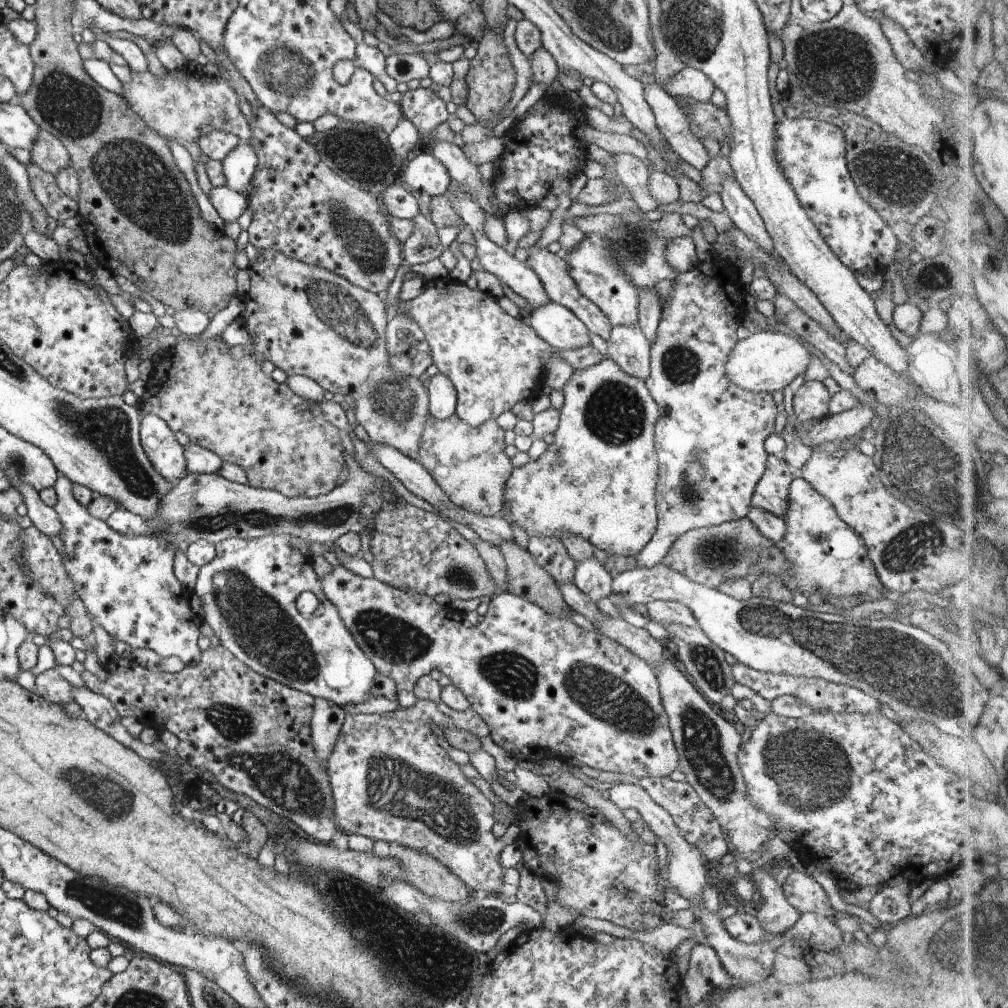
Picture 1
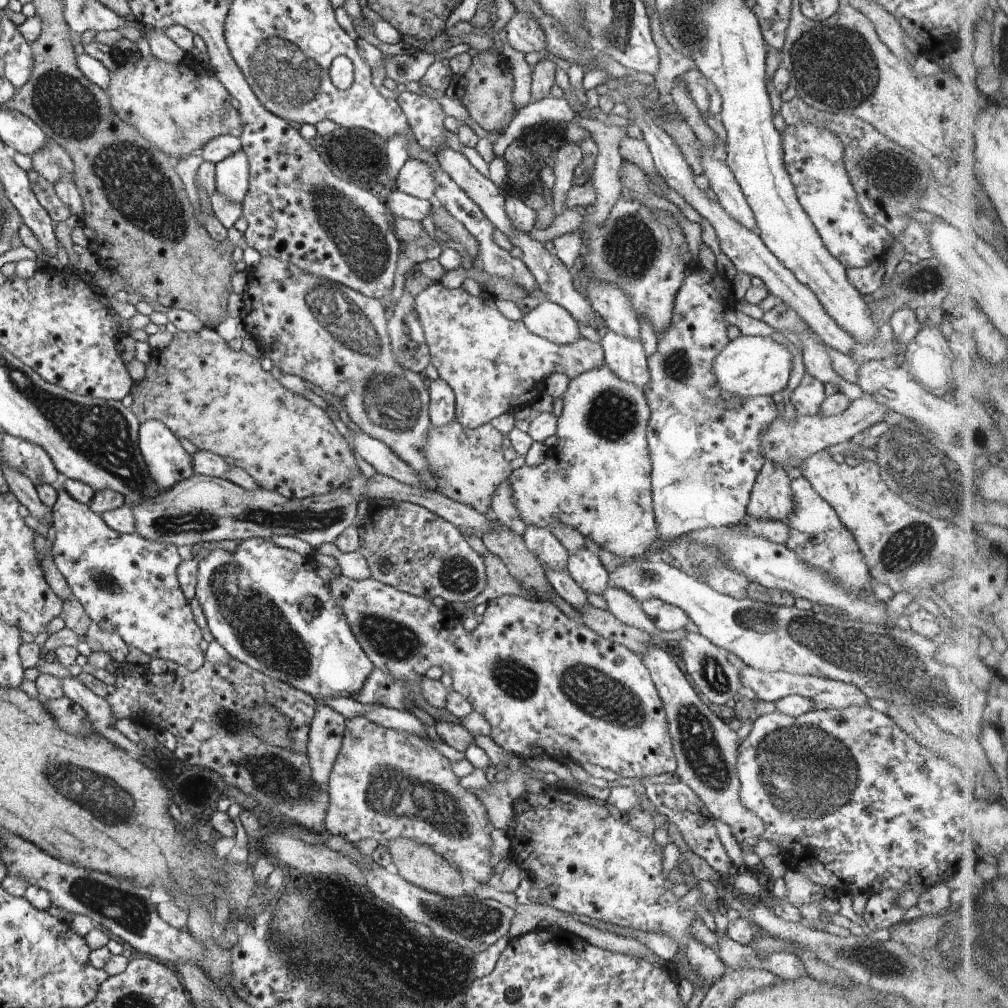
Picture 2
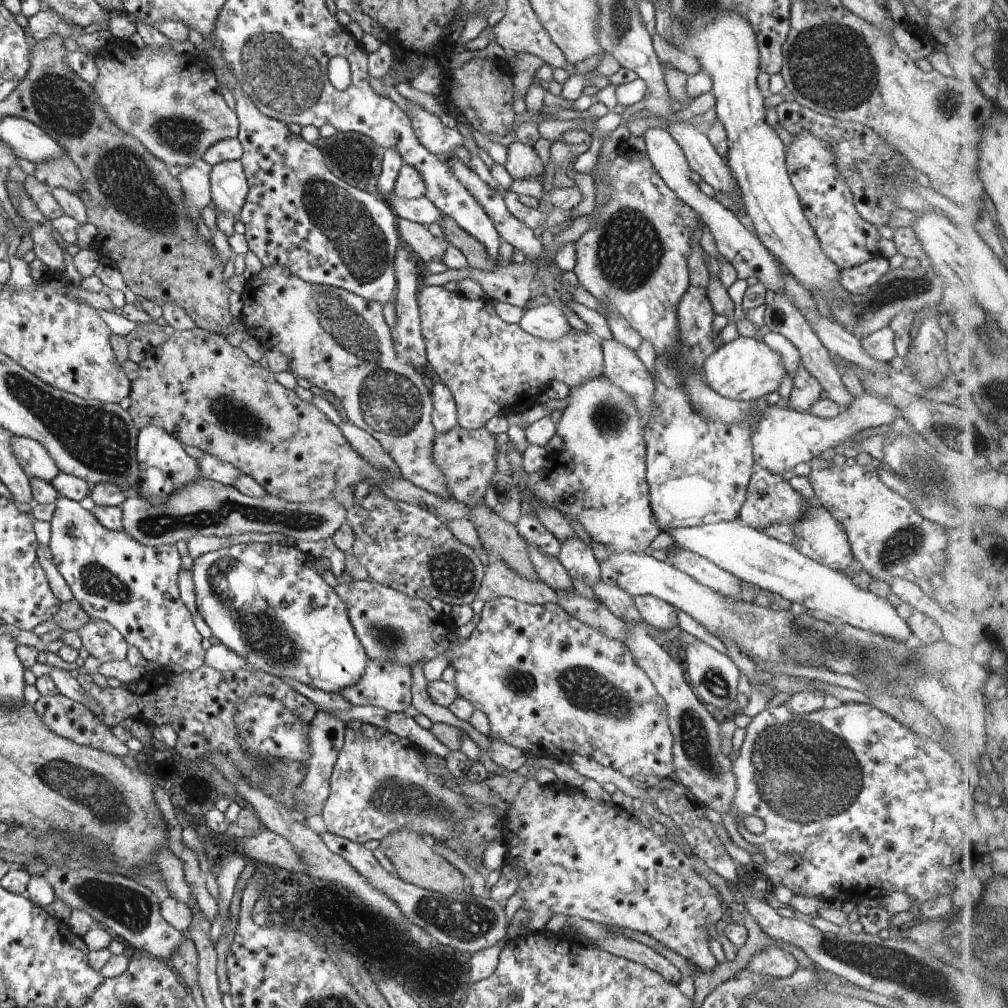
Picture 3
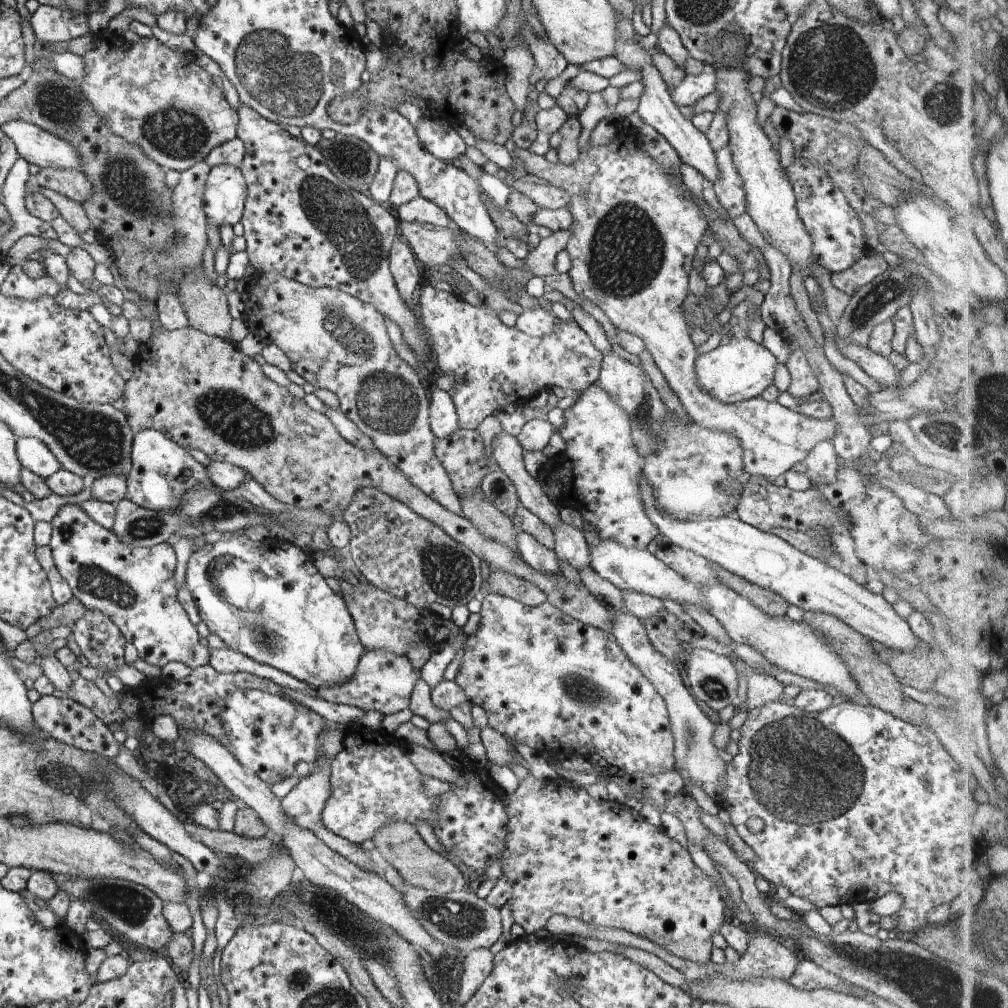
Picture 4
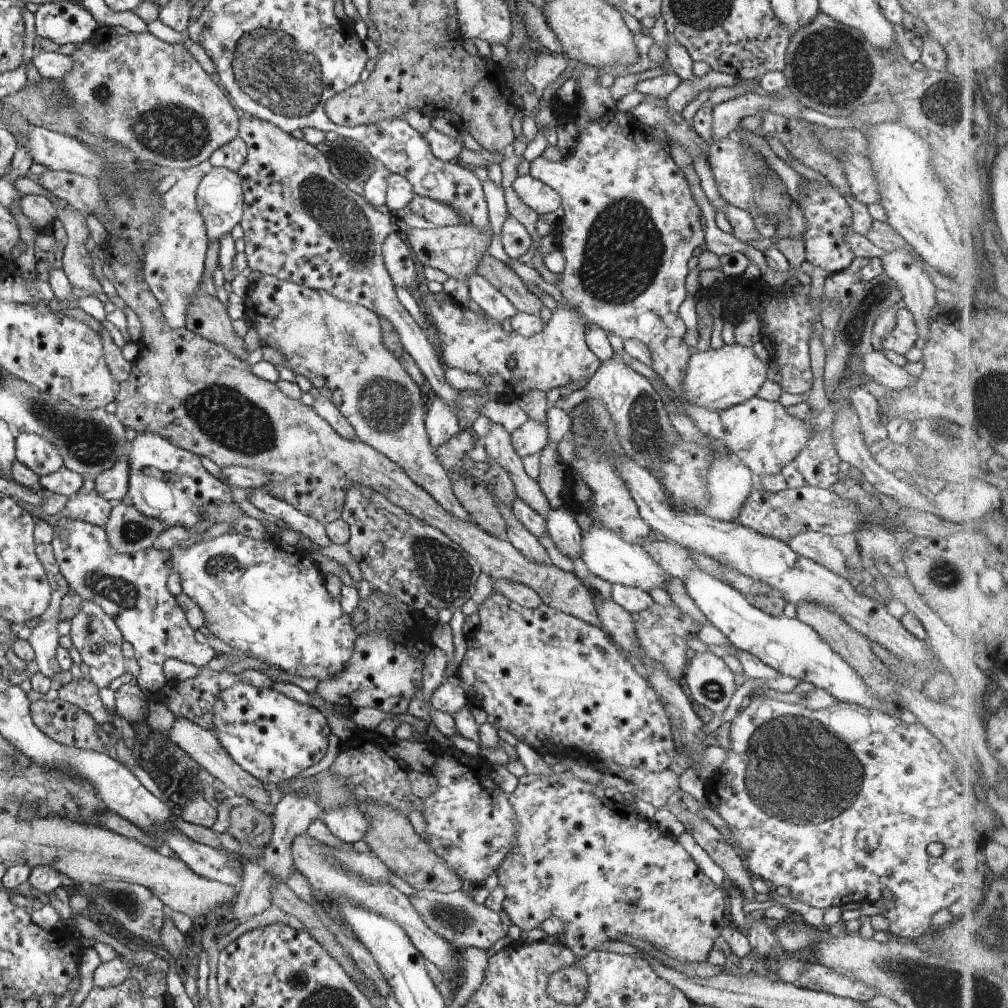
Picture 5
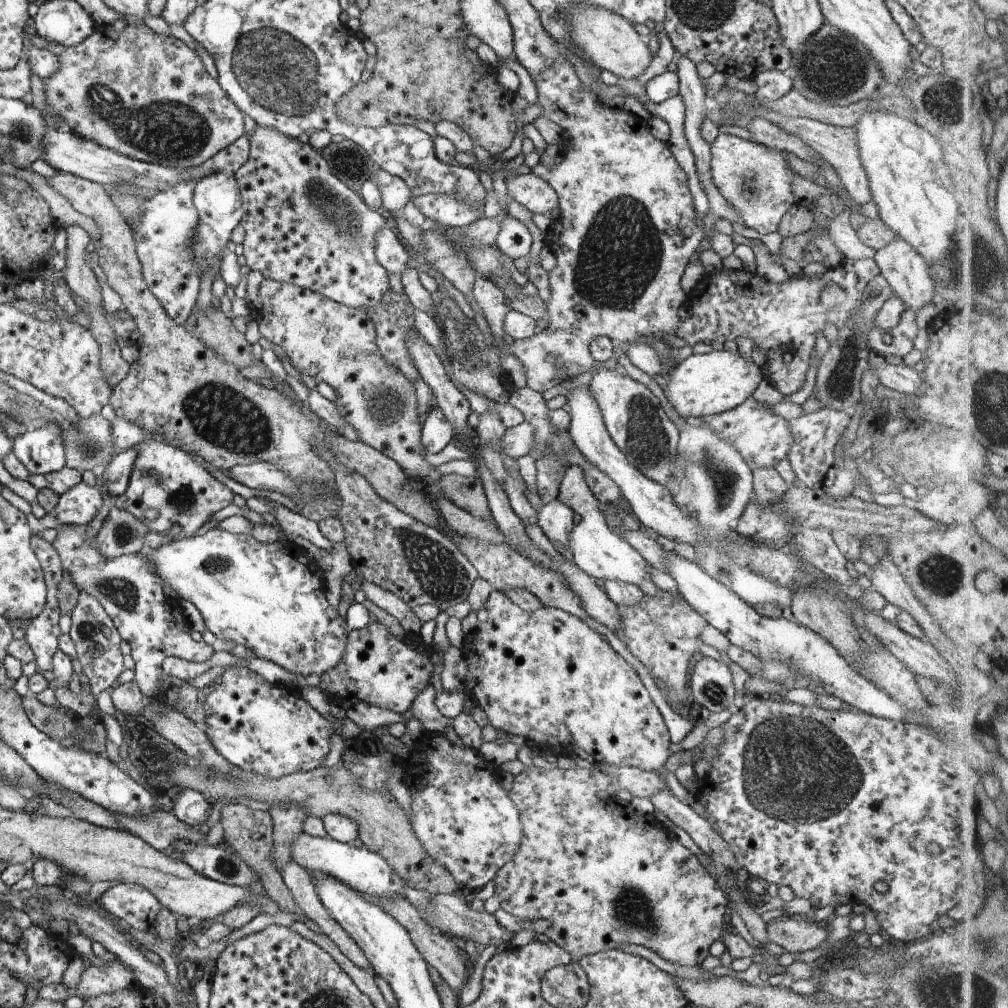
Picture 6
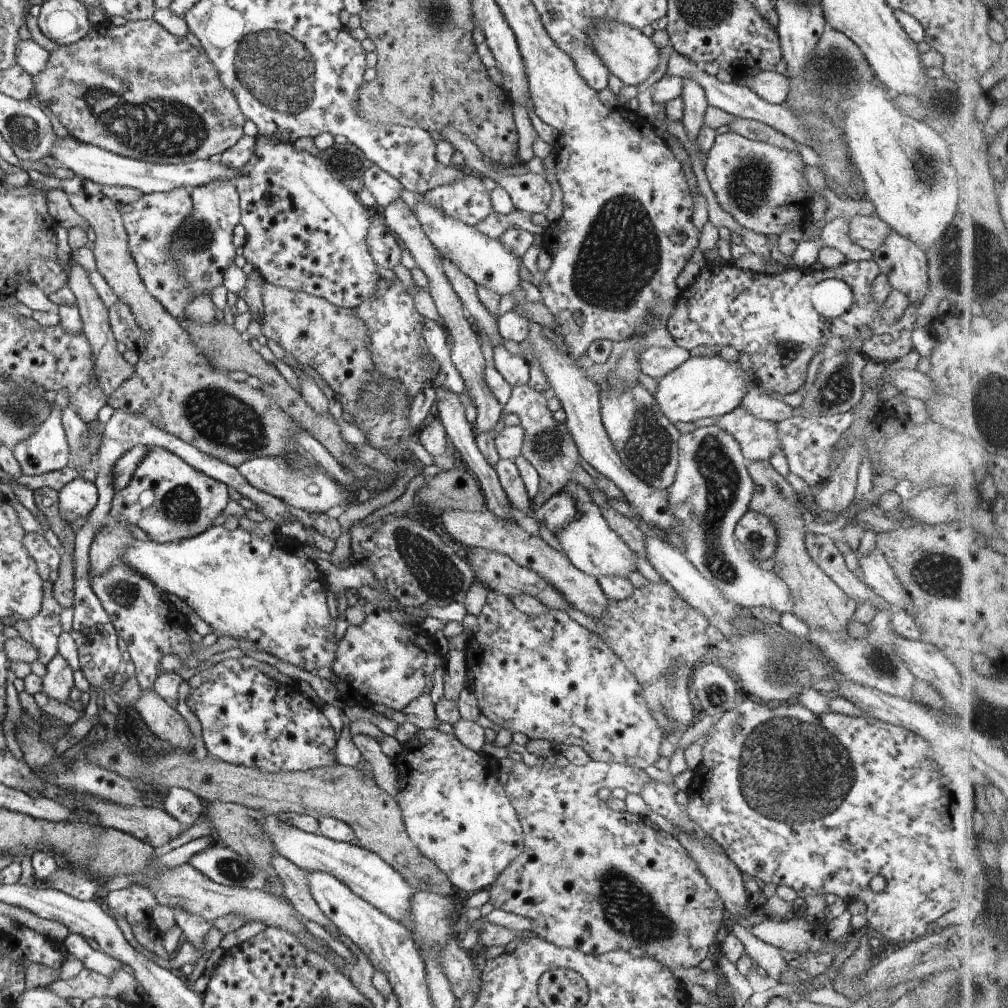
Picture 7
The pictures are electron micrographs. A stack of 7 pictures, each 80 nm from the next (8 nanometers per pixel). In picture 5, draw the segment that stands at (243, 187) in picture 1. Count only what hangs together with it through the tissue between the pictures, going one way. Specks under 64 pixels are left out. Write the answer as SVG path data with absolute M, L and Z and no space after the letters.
M214 167L212 172L206 174L196 190L196 204L200 216L204 220L208 246L215 240L222 240L227 234L239 225L243 218L243 201L240 176L232 170Z

